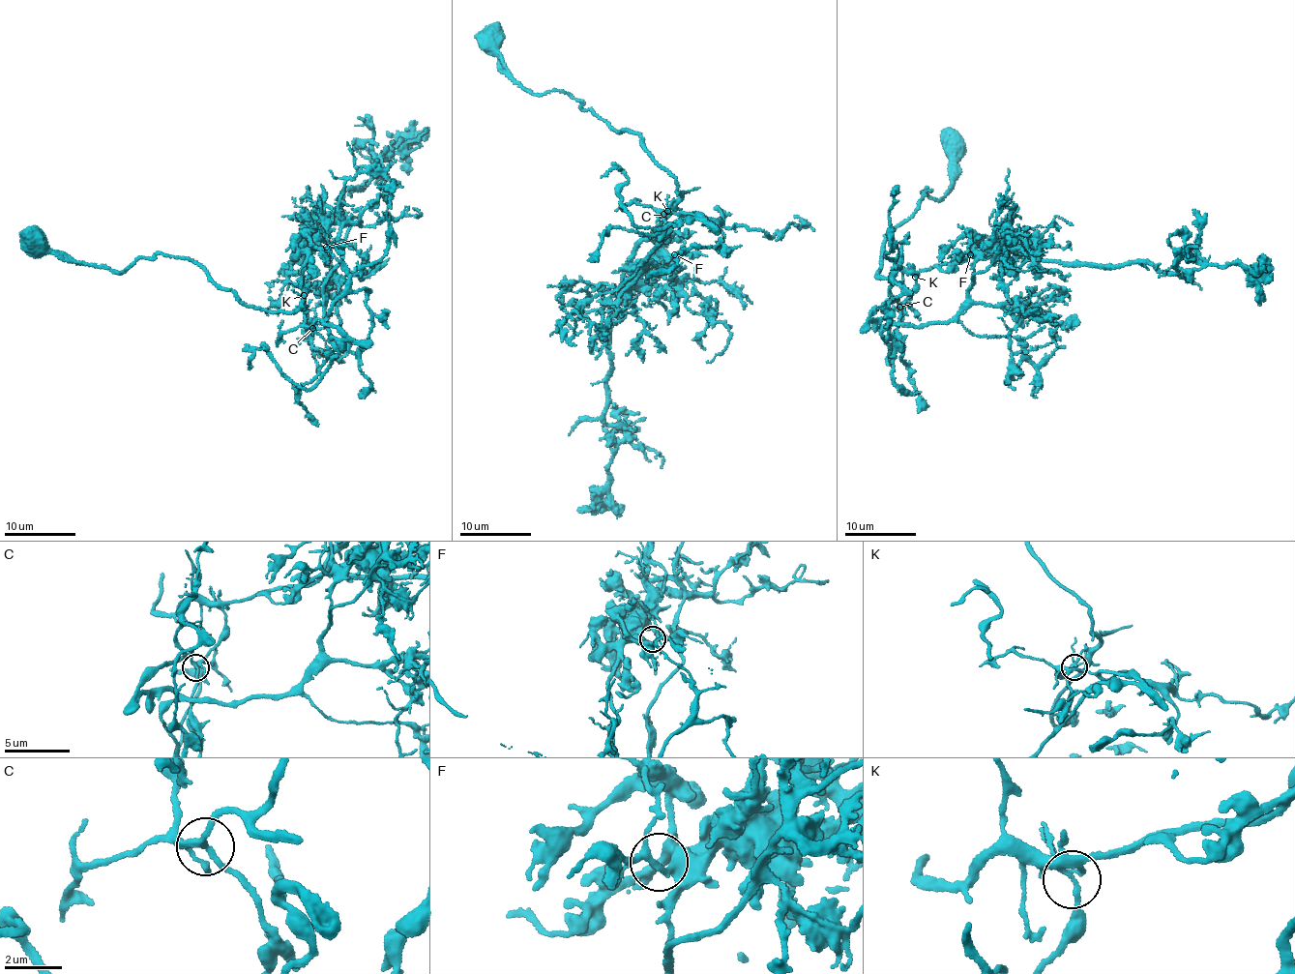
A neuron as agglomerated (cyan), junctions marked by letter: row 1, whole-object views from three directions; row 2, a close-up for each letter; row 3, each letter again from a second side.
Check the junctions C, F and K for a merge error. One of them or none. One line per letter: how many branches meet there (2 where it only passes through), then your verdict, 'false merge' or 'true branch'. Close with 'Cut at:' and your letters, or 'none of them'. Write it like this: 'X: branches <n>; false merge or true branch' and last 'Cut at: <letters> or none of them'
C: branches 4; true branch
F: branches 4; true branch
K: branches 4; false merge
Cut at: K

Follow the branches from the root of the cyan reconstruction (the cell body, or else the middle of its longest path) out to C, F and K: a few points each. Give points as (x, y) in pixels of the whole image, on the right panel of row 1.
C: (939, 265), (917, 275), (916, 290), (899, 307)
F: (939, 265), (958, 262), (970, 254)
K: (939, 265), (915, 277)

